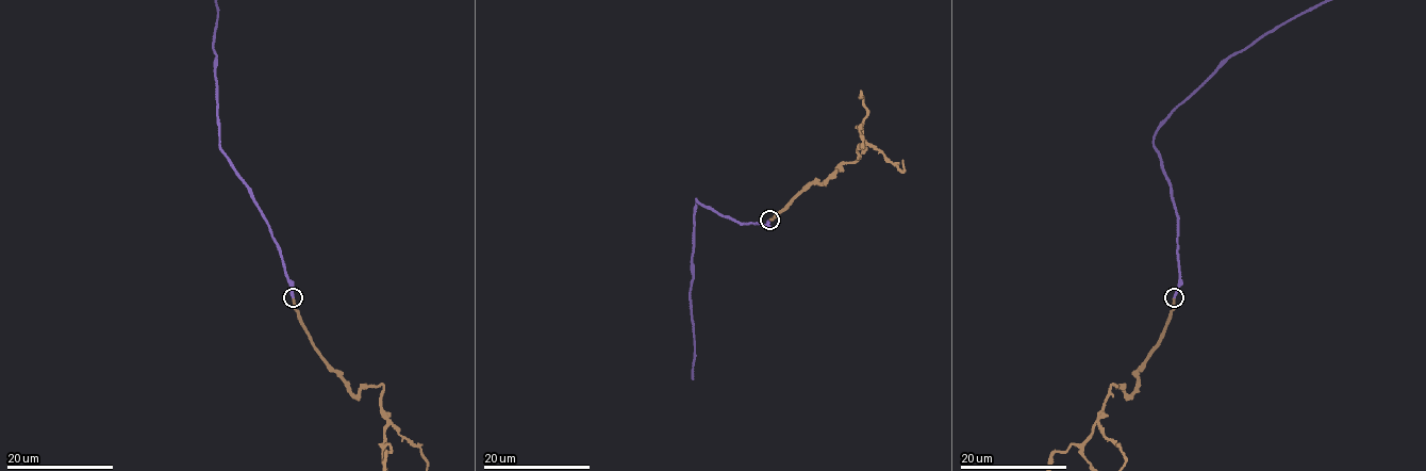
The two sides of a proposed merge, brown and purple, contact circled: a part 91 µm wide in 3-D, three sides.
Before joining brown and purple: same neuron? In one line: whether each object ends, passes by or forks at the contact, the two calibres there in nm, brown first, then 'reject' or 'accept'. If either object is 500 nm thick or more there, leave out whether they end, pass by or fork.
brown ends; purple ends; calibres 340 and 320 nm; accept

